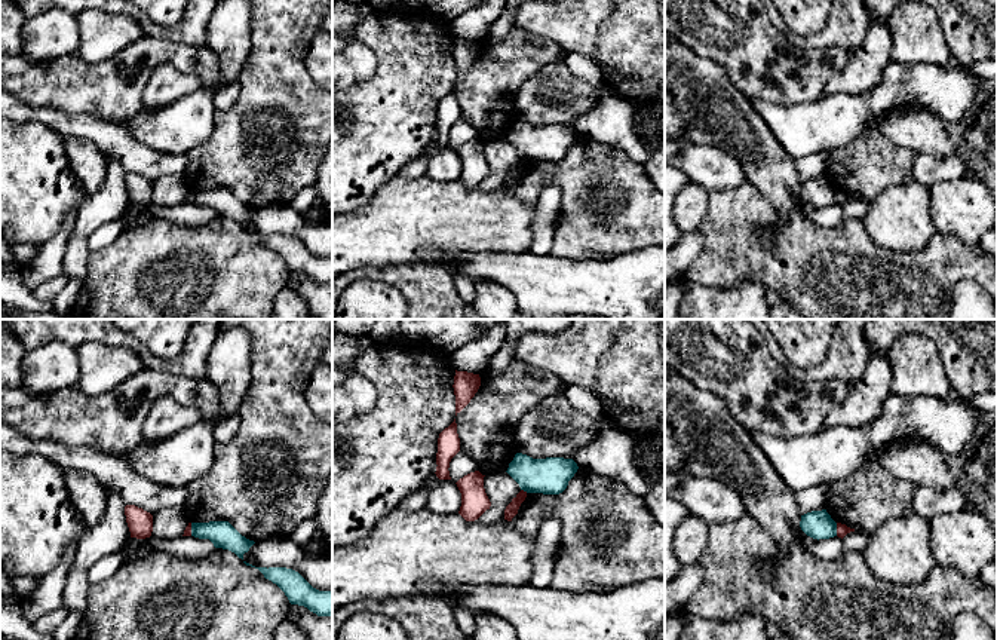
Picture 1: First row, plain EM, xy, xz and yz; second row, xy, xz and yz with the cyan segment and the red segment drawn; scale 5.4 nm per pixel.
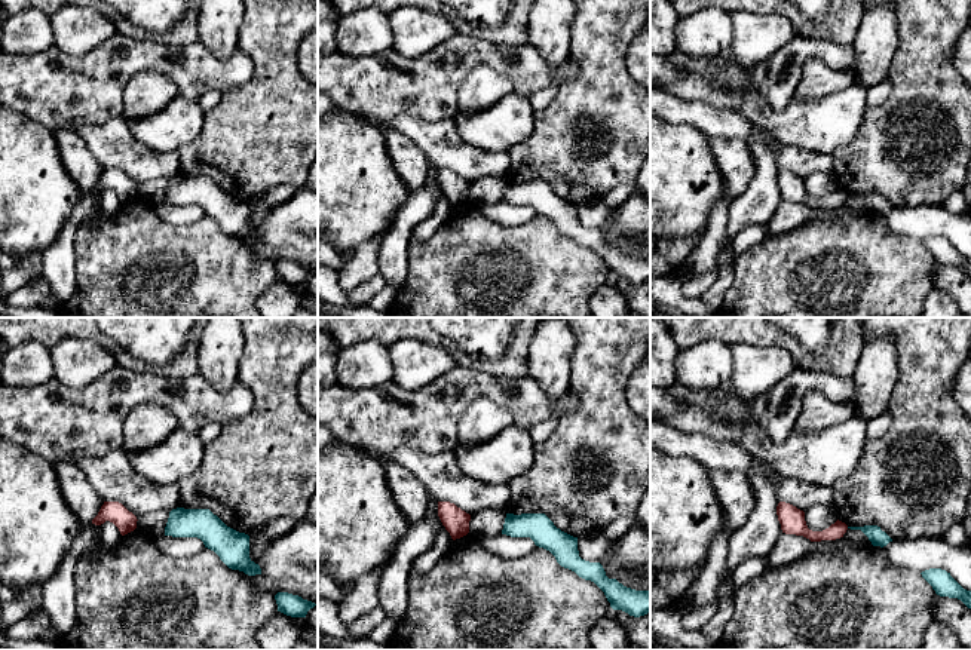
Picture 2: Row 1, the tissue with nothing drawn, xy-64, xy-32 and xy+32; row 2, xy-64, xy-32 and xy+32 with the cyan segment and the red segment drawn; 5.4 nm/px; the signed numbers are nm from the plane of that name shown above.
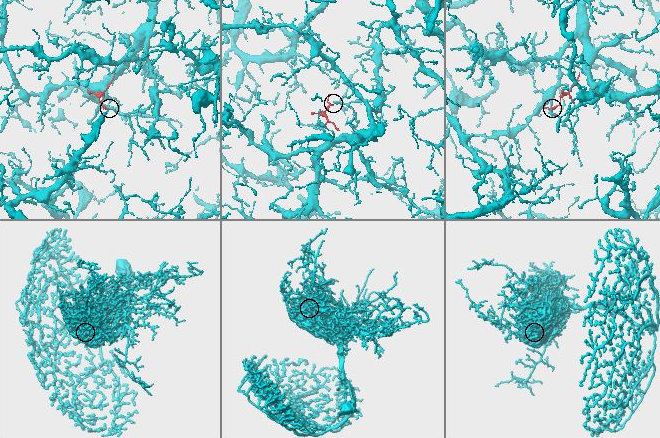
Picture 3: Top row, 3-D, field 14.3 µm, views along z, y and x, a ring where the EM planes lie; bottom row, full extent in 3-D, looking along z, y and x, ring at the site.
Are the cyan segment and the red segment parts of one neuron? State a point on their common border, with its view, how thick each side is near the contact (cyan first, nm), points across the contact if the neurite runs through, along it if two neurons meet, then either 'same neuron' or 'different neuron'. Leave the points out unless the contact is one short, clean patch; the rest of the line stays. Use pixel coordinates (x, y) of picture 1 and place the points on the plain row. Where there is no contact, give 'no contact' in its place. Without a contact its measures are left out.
contact yz (836, 196); calibres 160 and 60 nm; border yz (836, 190), (837, 202); different neuron

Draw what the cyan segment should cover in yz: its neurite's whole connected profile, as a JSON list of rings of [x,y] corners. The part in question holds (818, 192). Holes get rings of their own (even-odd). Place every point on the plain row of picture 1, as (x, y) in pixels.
[[[826,177],[812,178],[801,183],[801,197],[813,206],[829,206],[837,203],[837,190],[831,186]]]

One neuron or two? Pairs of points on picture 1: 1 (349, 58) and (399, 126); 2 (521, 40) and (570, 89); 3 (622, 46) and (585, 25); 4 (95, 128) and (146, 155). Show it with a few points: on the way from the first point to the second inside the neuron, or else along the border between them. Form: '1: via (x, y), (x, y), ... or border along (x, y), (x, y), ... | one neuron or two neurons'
1: border along (367, 45), (376, 57), (376, 72), (347, 88) | two neurons
2: border along (561, 60), (546, 63), (520, 86) | two neurons
3: border along (611, 15), (601, 25), (597, 52), (592, 57) | two neurons
4: via (107, 135), (134, 155) | one neuron

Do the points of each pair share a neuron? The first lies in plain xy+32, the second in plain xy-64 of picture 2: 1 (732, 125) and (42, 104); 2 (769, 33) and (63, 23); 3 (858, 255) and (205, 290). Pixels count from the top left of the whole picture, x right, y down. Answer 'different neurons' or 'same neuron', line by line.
1: different neurons
2: same neuron
3: same neuron

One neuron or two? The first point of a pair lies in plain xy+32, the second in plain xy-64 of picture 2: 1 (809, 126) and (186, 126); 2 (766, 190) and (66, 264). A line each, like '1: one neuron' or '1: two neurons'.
1: one neuron
2: one neuron

